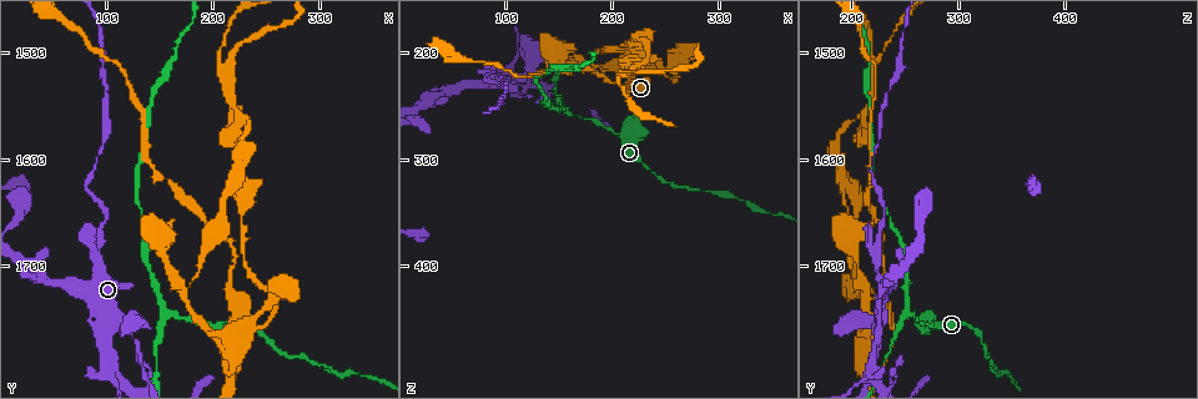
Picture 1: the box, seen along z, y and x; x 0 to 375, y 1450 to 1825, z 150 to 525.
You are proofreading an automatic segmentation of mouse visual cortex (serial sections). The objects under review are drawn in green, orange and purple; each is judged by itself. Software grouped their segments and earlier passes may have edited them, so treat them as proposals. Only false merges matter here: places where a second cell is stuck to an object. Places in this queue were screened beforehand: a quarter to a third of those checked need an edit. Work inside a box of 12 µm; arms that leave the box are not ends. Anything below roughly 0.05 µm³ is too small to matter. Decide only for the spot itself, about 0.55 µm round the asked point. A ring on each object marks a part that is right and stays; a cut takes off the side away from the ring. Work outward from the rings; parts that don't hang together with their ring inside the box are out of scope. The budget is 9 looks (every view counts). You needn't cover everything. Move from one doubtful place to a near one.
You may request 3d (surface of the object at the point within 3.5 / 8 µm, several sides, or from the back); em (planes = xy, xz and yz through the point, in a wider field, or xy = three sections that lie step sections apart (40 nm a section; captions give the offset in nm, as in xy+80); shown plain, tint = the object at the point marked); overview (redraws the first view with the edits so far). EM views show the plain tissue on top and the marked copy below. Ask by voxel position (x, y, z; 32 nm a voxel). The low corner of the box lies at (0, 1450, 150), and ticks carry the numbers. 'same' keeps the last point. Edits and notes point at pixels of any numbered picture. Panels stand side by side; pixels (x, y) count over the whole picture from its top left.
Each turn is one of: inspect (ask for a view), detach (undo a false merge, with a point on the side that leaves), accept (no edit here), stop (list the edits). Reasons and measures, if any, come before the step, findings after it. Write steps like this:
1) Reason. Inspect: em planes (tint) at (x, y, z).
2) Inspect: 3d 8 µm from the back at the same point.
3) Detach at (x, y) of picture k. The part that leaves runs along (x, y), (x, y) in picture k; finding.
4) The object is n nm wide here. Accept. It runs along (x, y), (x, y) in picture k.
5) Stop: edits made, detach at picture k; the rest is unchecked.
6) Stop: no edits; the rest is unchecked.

Narrows sharply. Inspect: 3d 3.5 µm from the back at (90, 1688, 222).

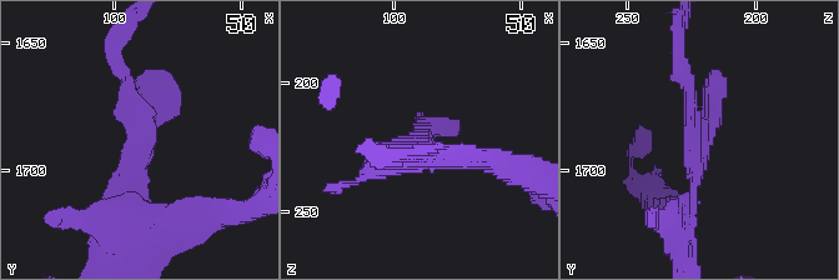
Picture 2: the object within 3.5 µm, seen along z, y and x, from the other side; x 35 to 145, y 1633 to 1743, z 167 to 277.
Inspect: em planes (tint) at (88, 1689, 224).

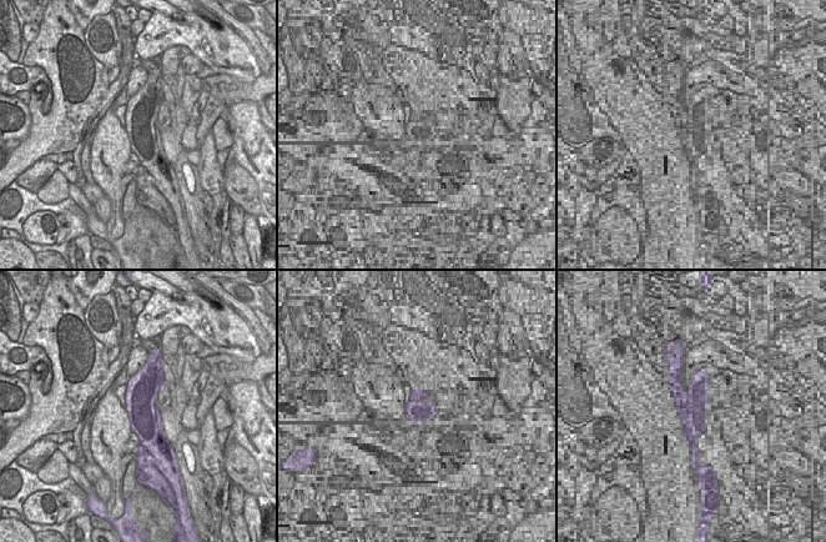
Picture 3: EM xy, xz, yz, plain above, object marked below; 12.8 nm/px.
Detach at (701, 134) of picture 2. A second cell is stuck on.

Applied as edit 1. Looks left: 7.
Inspect: overview.

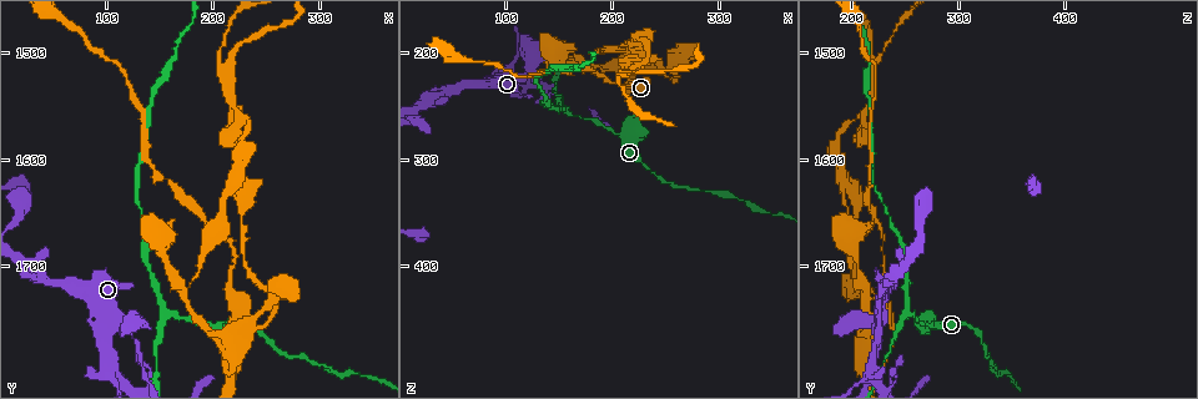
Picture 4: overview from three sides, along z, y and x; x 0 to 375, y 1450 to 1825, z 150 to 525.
A fork. Inspect: 3d 3.5 µm at (158, 1746, 256).

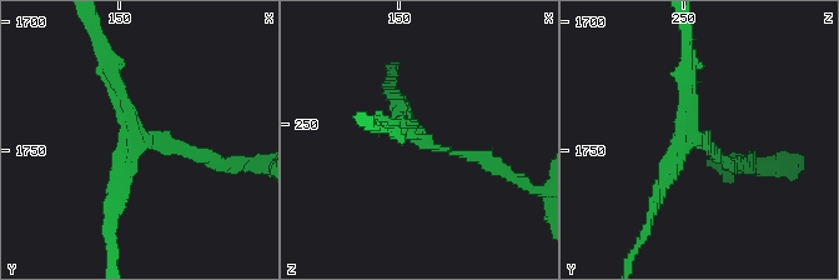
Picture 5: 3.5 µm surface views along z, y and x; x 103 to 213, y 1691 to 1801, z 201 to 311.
3 arms meet here; the arms are 150, 150, 200 nm wide; shape alone is not enough. Inspect: em xy step 5 (tint) at (156, 1745, 254).

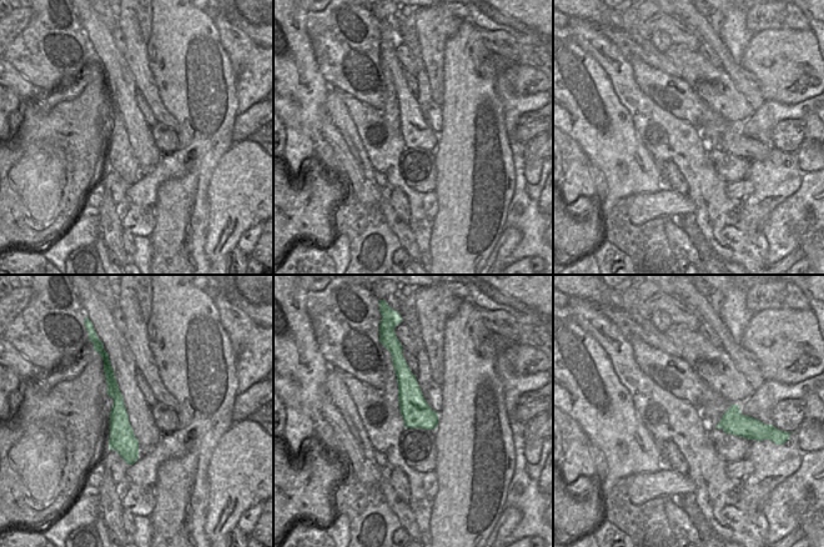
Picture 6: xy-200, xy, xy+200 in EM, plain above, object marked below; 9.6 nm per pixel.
Accept. It runs along (209, 159), (136, 136), (109, 60) in picture 5; all the same cell.

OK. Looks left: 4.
Three arms meet. Inspect: 3d 3.5 µm at (106, 1798, 222).

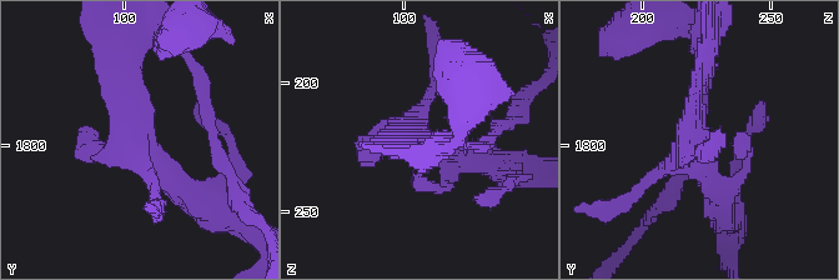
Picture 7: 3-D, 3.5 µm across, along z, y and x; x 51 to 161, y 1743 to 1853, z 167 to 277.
Inspect: em xy step 1 (tint) at (106, 1798, 220).

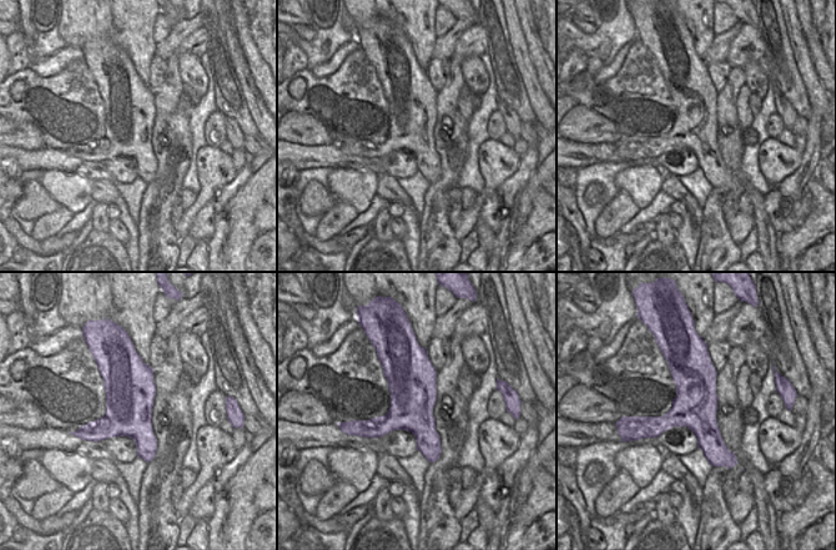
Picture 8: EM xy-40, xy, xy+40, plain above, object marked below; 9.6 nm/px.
Accept. It runs along (124, 65), (142, 149), (192, 199) in picture 7; one cell here.

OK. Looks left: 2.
Stop: edits made, detach at picture 2; the rest is unchecked.

